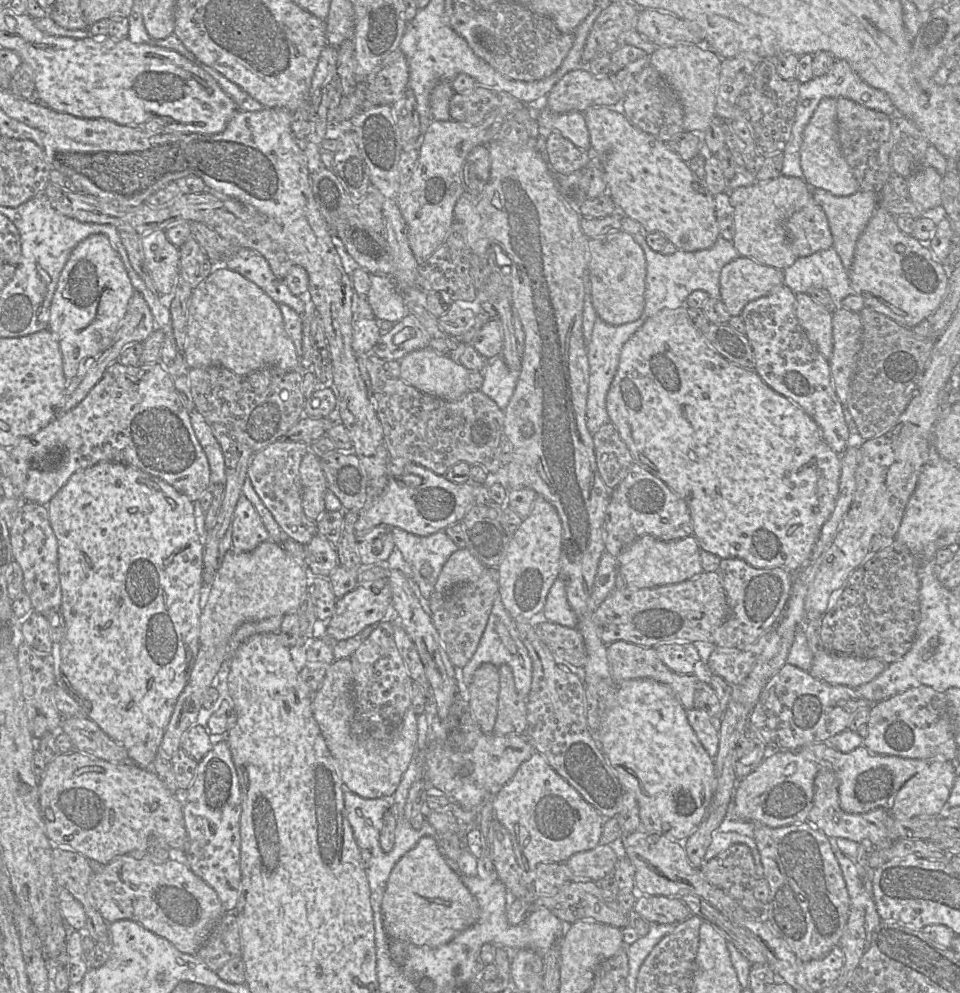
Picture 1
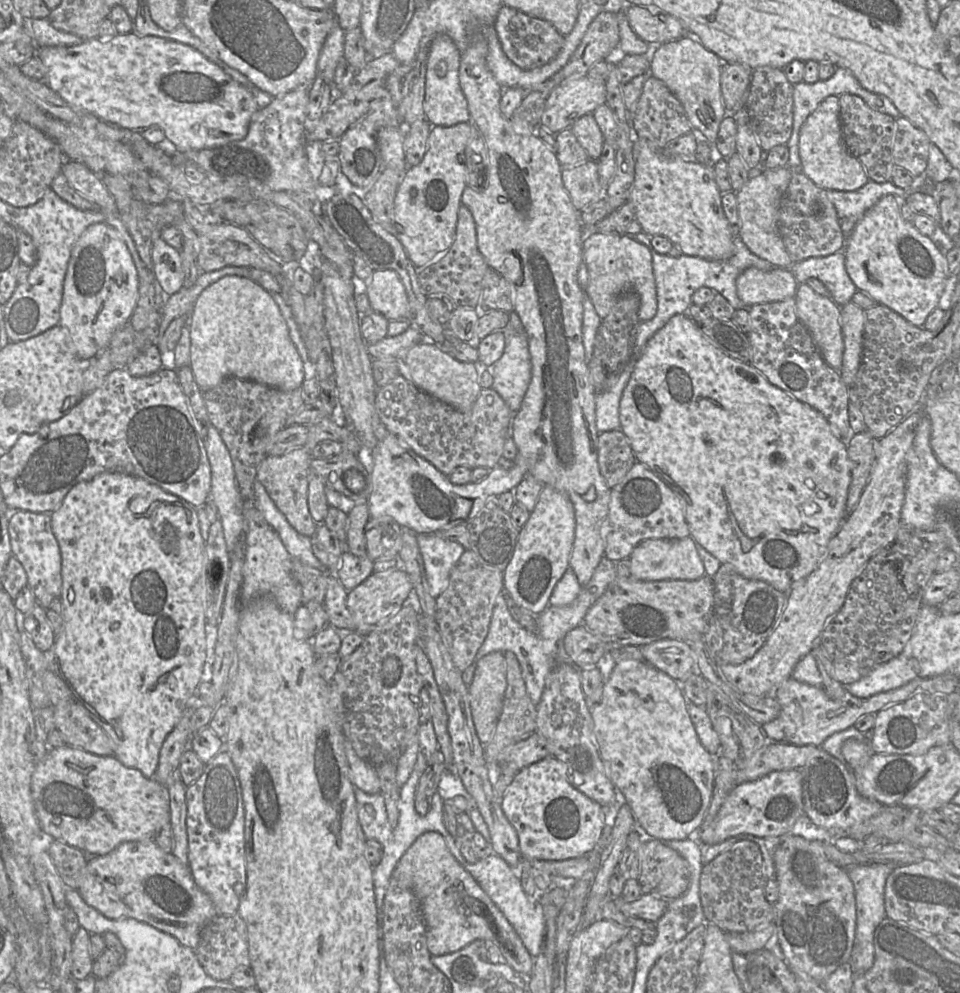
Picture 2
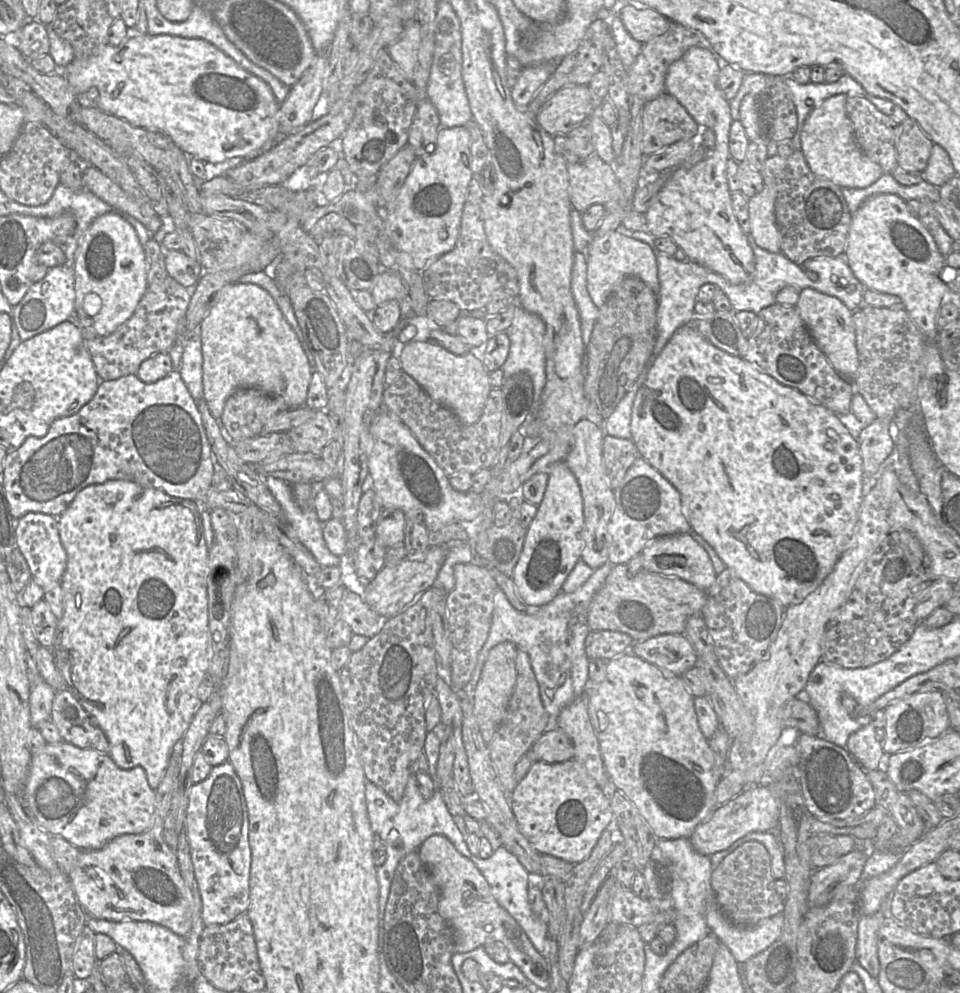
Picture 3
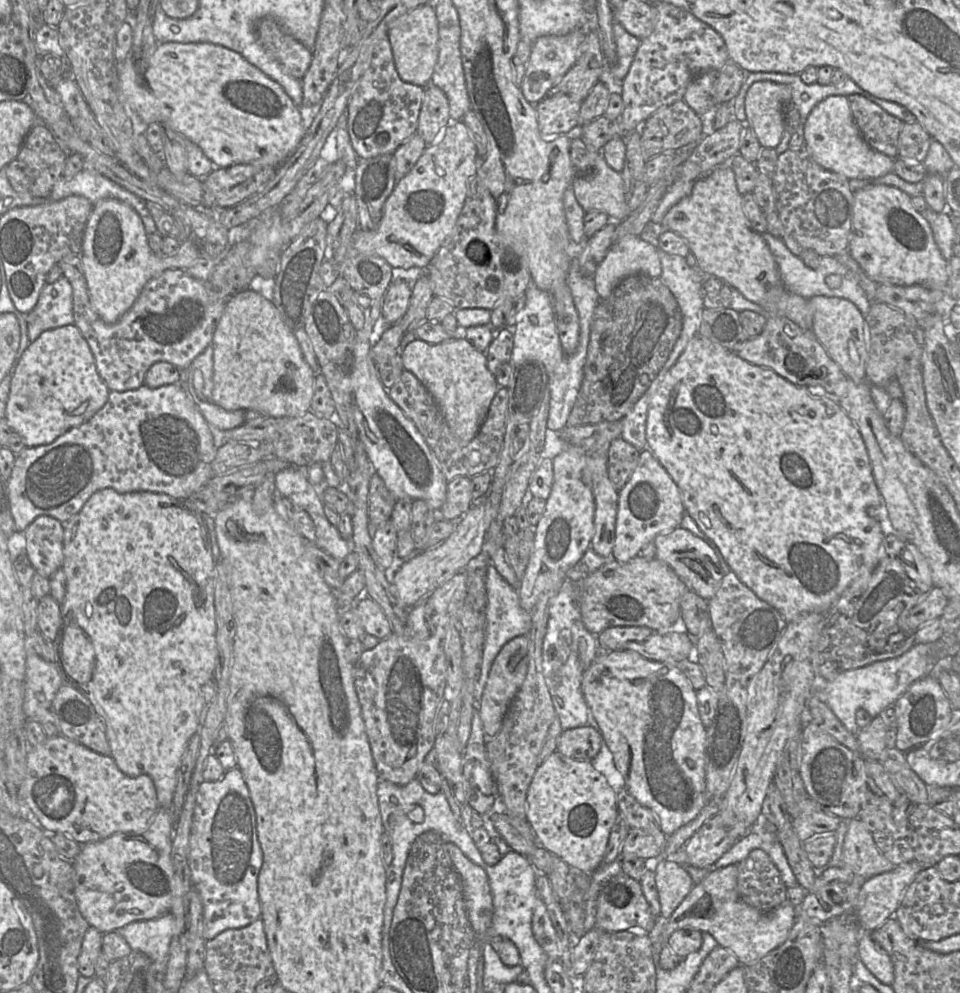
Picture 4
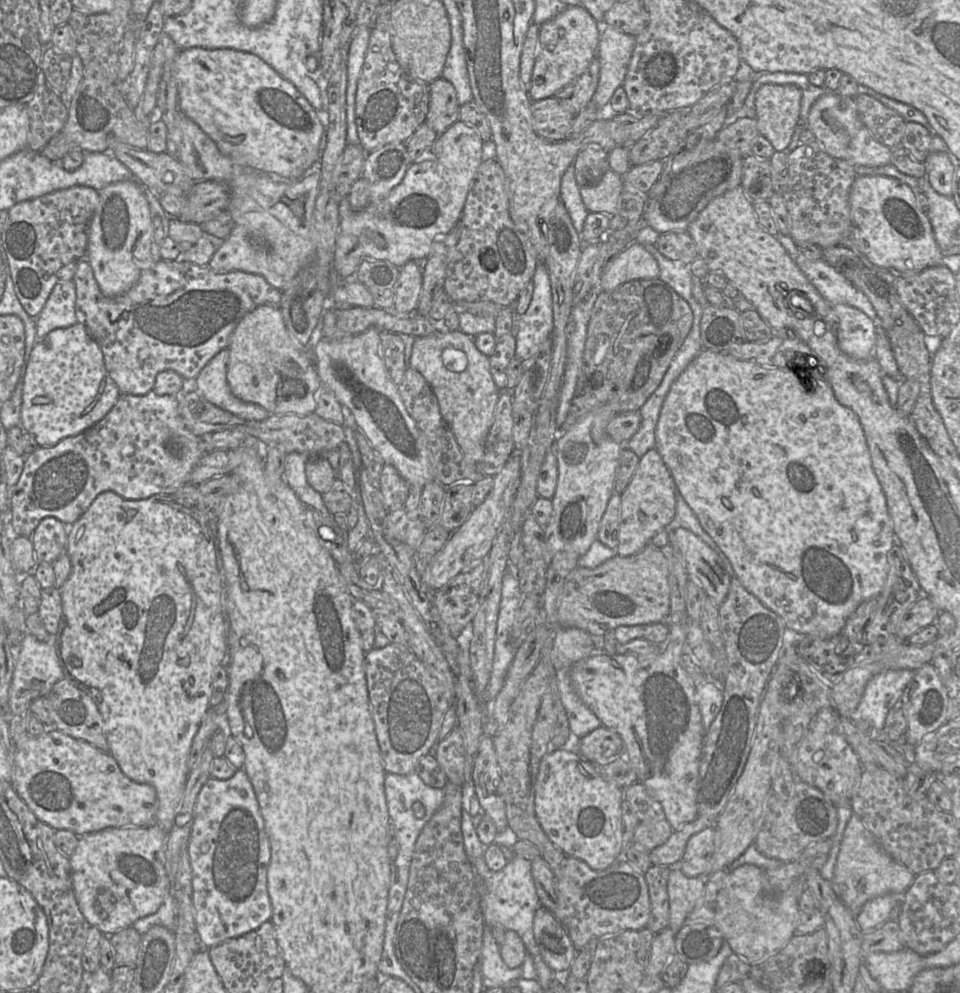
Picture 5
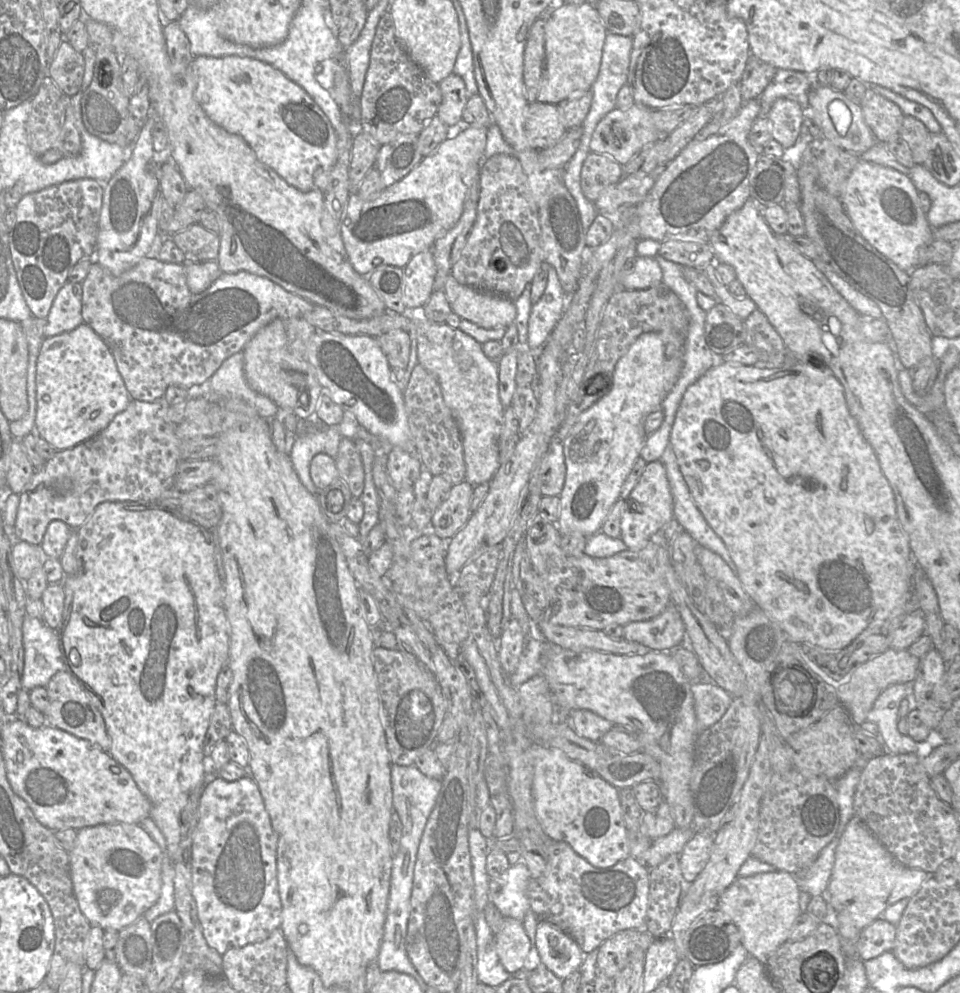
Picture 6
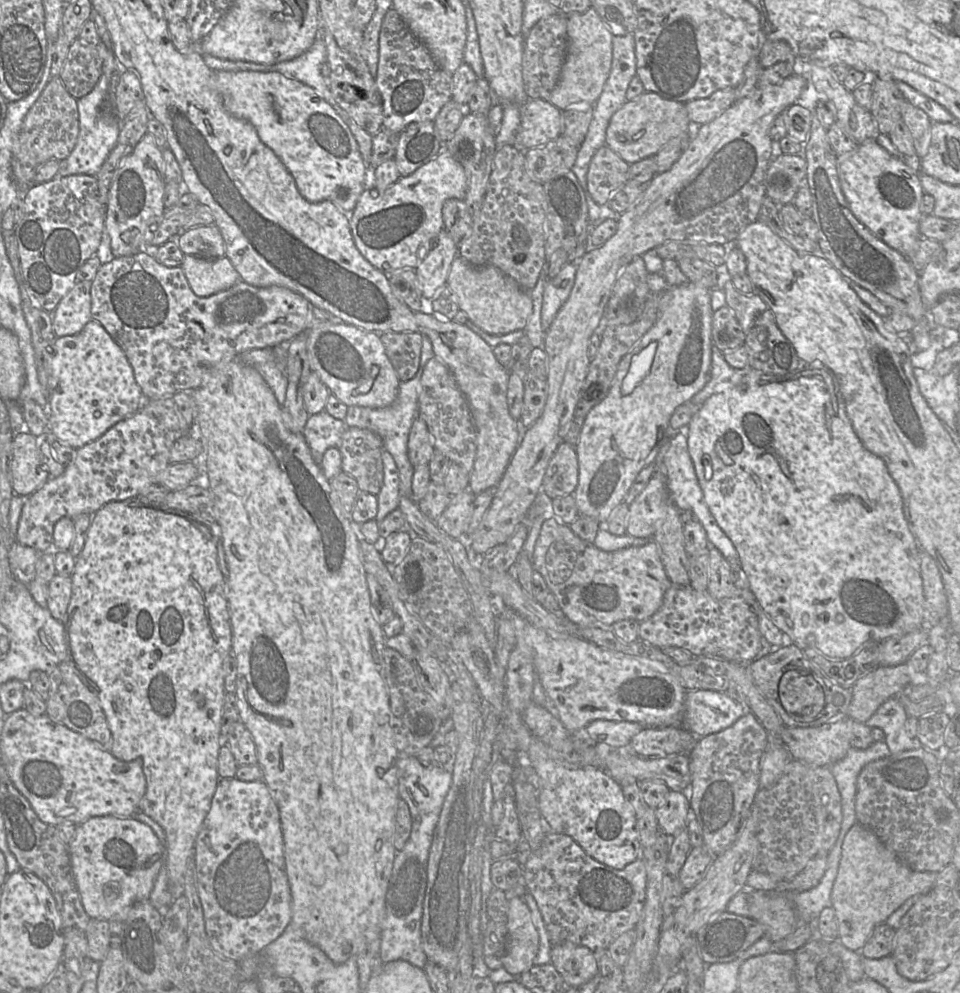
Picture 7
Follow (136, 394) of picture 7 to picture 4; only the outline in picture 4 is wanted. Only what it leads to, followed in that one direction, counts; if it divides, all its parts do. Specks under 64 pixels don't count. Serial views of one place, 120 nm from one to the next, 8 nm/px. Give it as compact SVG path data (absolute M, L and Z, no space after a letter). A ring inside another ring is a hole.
M74 323L68 324L54 329L45 330L35 341L31 342L28 345L28 347L22 354L11 379L9 396L6 404L5 419L8 425L21 436L23 443L27 447L50 444L69 429L77 427L89 420L105 405L109 397L109 392L110 389L102 380L97 371L95 358L87 341L81 334L80 330L74 325Z

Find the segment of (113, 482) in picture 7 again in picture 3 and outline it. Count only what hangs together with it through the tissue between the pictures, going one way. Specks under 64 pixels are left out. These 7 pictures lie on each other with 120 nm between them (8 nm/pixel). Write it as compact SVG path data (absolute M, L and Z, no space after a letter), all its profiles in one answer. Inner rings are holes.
M174 369L166 377L153 383L145 383L137 375L133 374L116 380L101 380L93 398L76 414L56 419L44 437L29 436L19 448L10 449L6 454L3 466L4 470L1 474L1 480L10 513L16 520L30 512L44 513L58 518L67 509L76 494L83 488L93 484L101 484L109 480L131 481L144 487L160 489L172 497L201 502L212 487L214 476L214 458L197 402L188 391L179 371Z

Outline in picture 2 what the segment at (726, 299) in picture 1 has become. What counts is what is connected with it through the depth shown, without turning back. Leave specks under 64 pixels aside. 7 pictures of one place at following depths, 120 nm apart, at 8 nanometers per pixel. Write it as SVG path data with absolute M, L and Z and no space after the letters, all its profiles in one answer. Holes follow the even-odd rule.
M749 267L736 280L737 295L746 308L795 298L798 285L790 268L763 271Z

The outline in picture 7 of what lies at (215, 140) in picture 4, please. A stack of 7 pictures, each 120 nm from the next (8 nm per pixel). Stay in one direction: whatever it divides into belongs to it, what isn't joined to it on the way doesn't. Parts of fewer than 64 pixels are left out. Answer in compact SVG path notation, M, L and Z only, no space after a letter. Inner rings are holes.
M218 71L215 75L226 111L255 127L260 140L279 157L291 173L305 200L312 203L329 200L345 213L354 210L364 191L368 165L350 129L327 101L308 85L276 71Z

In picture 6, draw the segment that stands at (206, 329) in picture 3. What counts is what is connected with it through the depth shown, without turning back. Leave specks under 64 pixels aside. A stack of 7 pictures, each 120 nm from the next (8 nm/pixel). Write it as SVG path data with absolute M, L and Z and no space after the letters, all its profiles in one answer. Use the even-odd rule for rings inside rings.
M275 319L259 330L243 351L245 379L251 389L269 397L278 408L290 409L300 420L312 420L324 389L317 380L315 371L307 359L294 356L288 349L285 322Z

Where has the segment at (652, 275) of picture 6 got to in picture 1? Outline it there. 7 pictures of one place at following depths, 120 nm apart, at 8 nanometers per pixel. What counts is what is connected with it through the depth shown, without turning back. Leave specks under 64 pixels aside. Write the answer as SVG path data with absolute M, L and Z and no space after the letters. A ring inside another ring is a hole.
M619 230L588 239L588 273L593 307L600 319L610 325L638 320L645 308L646 258L633 235Z

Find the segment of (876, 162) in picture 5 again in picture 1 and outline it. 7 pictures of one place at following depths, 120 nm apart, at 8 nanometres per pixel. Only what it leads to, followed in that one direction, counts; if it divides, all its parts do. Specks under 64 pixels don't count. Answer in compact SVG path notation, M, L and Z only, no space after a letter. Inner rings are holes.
M825 98L817 106L803 132L800 164L809 187L824 189L835 196L850 196L860 187L840 148L836 104L837 99Z

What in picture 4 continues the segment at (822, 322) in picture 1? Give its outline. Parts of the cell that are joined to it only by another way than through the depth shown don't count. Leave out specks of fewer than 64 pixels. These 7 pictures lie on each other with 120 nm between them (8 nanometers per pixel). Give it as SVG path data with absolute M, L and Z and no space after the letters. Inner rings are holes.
M813 296L808 299L813 313L812 333L830 358L853 382L866 379L868 328L859 309L849 300L839 297Z

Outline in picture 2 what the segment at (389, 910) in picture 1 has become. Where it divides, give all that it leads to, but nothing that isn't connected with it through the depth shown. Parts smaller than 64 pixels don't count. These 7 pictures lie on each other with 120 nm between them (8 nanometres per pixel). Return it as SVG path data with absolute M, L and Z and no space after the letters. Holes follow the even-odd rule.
M426 832L419 836L400 858L392 876L401 888L411 890L418 898L426 926L427 948L432 956L454 953L475 940L483 940L497 946L505 963L517 973L524 975L532 973L534 958L529 954L521 938L471 874L456 861L439 833Z

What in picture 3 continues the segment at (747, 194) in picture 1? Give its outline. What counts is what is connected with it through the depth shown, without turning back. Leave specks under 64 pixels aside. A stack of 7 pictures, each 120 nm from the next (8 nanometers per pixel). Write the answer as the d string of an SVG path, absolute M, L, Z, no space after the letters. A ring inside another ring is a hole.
M768 185L748 199L750 233L755 243L772 253L780 253L780 234L775 213L776 194Z

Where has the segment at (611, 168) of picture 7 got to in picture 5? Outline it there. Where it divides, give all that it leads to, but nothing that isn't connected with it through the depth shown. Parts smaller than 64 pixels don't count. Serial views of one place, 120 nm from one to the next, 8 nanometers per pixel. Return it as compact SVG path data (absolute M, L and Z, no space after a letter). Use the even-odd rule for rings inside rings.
M599 146L583 148L573 161L579 187L597 183L610 169L608 152Z

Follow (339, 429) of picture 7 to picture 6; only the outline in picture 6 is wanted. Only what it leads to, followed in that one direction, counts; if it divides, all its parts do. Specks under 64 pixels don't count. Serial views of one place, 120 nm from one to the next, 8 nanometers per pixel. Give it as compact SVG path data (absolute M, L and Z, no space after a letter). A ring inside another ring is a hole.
M317 419L303 421L313 422L310 426L306 426L305 430L301 430L301 432L299 432L289 453L289 459L304 487L314 496L318 496L319 489L315 487L310 478L310 462L318 453L325 453L335 459L338 453L340 441L343 436L338 430L338 425L325 425L322 422L319 422Z

